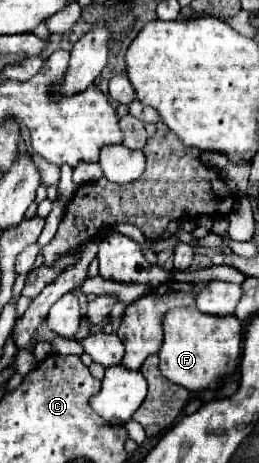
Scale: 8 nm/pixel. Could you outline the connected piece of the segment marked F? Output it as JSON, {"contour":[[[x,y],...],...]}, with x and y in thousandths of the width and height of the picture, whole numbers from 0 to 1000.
{"contour":[[[660,667],[629,685],[629,745],[614,754],[622,806],[730,844],[838,836],[838,823],[907,801],[931,758],[938,702],[907,680],[799,680],[761,667]]]}

